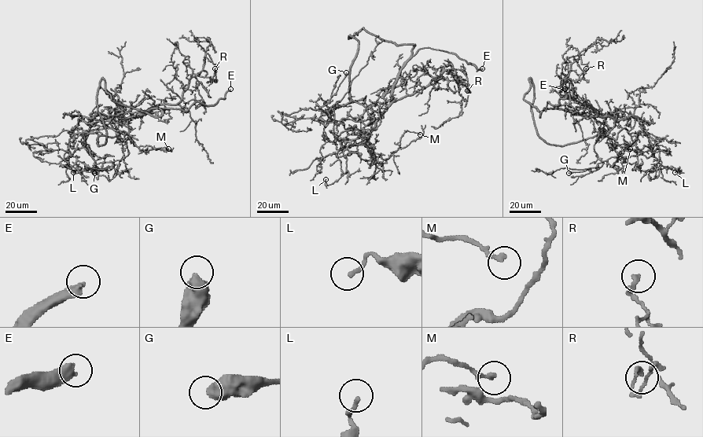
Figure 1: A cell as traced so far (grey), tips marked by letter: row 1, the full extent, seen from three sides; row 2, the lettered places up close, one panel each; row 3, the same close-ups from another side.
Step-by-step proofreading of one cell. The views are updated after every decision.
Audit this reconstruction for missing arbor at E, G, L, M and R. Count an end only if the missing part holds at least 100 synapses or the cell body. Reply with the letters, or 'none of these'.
E

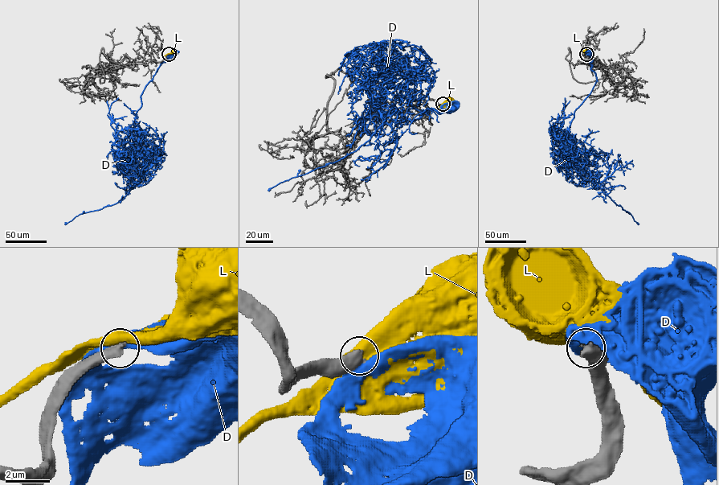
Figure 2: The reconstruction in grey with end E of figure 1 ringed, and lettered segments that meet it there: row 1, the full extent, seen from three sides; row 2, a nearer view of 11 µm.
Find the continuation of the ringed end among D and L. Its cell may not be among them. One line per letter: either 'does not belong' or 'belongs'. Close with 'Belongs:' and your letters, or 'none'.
D: does not belong
L: does not belong
Belongs: none

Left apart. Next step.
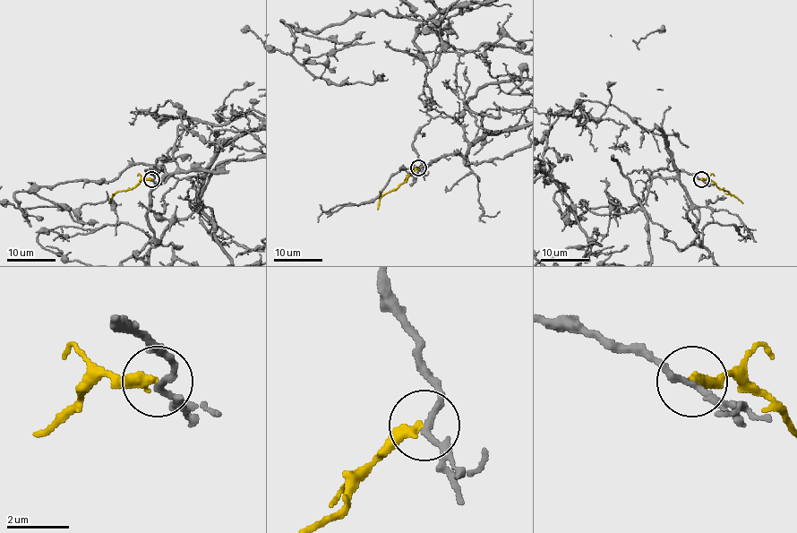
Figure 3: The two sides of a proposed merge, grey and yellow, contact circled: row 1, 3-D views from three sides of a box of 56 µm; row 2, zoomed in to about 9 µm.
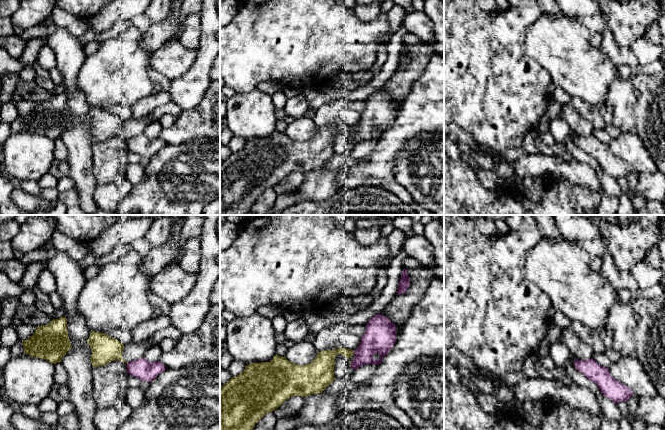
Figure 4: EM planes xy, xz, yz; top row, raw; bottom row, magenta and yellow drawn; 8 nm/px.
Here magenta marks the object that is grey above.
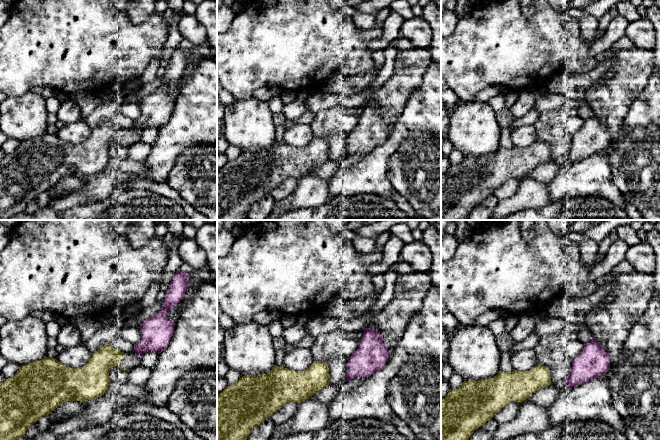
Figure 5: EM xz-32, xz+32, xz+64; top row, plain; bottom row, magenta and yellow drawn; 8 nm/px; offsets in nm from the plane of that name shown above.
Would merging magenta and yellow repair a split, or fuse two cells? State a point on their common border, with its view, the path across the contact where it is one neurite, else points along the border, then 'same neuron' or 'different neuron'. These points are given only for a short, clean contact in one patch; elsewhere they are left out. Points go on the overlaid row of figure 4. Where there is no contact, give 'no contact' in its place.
contact xz (354, 351); different neuron

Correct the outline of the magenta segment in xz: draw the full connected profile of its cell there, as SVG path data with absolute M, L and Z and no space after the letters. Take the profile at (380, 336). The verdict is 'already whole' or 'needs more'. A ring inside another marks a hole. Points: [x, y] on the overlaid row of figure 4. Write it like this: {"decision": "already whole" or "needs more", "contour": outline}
{"decision": "already whole", "contour": "M377 314L366 324L360 345L354 350L353 370L367 364L379 365L396 342L396 325L387 317Z"}

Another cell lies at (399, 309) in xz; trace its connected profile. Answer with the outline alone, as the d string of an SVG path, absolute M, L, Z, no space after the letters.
M427 267L408 269L410 286L403 294L396 295L379 314L387 317L396 325L396 333L401 331L413 307L421 300L430 281L435 277Z

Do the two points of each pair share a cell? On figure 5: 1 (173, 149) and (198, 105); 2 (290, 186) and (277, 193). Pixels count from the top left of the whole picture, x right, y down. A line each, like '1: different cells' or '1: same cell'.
1: same cell
2: same cell

